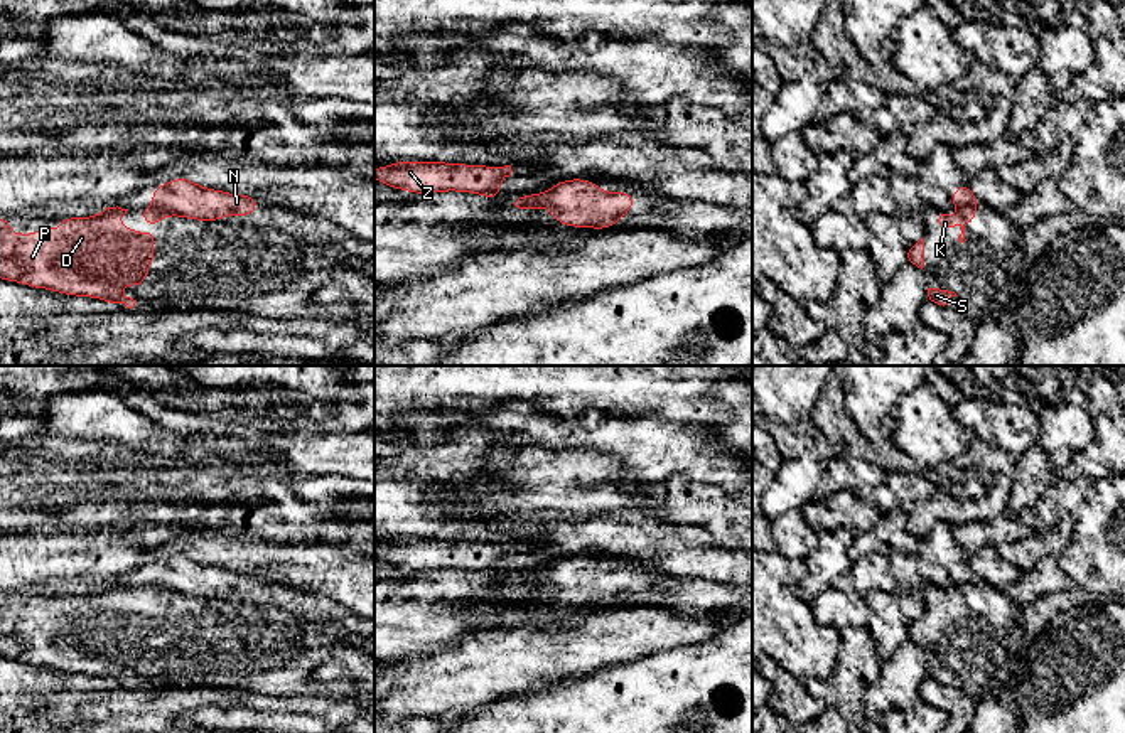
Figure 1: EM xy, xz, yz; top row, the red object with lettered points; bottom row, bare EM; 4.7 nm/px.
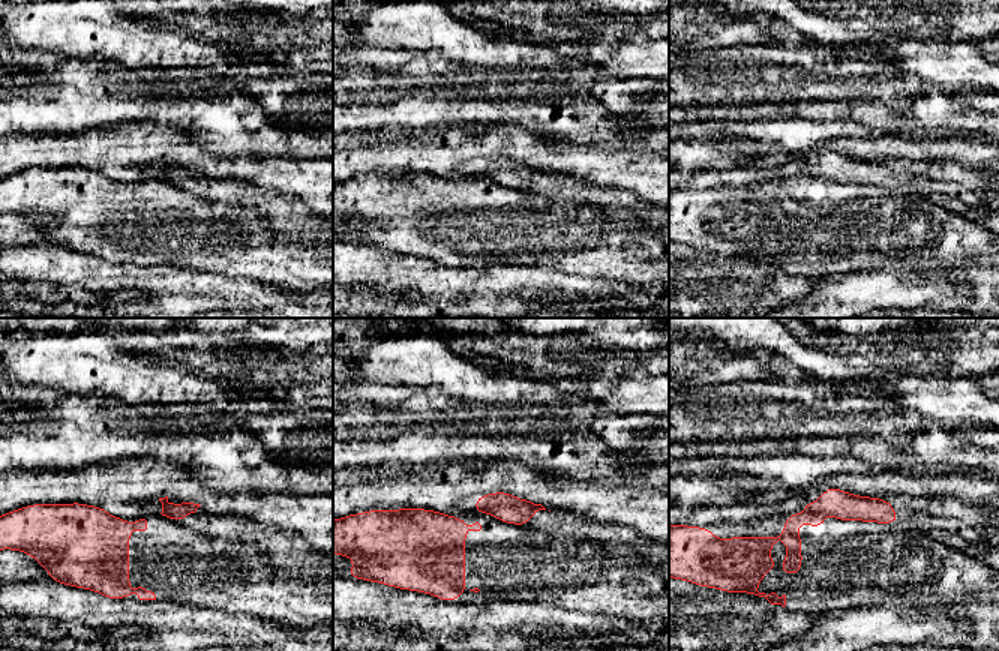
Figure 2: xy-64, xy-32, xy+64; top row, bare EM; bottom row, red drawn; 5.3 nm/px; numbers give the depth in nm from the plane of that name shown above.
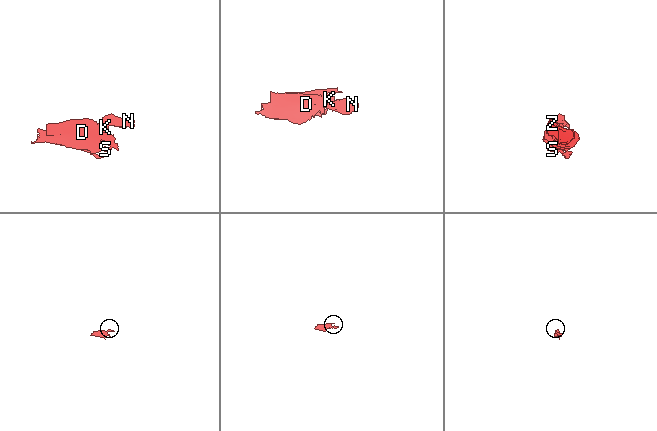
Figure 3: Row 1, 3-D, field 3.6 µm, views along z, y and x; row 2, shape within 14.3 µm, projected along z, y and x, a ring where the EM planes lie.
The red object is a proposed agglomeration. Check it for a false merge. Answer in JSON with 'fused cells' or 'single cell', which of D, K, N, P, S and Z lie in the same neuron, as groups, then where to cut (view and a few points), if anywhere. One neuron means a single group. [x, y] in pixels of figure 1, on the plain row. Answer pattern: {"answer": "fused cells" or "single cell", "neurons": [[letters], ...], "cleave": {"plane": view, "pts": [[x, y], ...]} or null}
{"answer": "fused cells", "neurons": [["D", "K", "P", "S", "Z"], ["N"]], "cleave": {"plane": "xy", "pts": [[154, 582], [174, 590]]}}

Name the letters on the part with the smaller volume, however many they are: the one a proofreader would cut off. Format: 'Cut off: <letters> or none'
Cut off: N

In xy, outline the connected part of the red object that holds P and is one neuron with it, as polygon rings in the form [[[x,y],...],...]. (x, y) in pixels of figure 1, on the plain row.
[[[106,585],[91,595],[61,595],[61,629],[54,623],[54,600],[44,602],[35,612],[15,612],[8,605],[8,593],[0,595],[0,655],[34,666],[47,666],[64,672],[103,676],[110,682],[133,686],[137,677],[120,671],[118,664],[142,664],[147,647],[155,640],[150,629],[160,615],[157,610],[140,612],[132,605],[120,605],[118,598],[128,586]]]

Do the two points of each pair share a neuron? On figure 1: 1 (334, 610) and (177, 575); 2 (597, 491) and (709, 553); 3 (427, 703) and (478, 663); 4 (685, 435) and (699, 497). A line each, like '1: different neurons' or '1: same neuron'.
1: same neuron
2: different neurons
3: same neuron
4: different neurons

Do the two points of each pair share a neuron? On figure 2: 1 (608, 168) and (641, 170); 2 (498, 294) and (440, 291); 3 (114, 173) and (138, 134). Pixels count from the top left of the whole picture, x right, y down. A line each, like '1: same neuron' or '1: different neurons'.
1: same neuron
2: same neuron
3: same neuron

